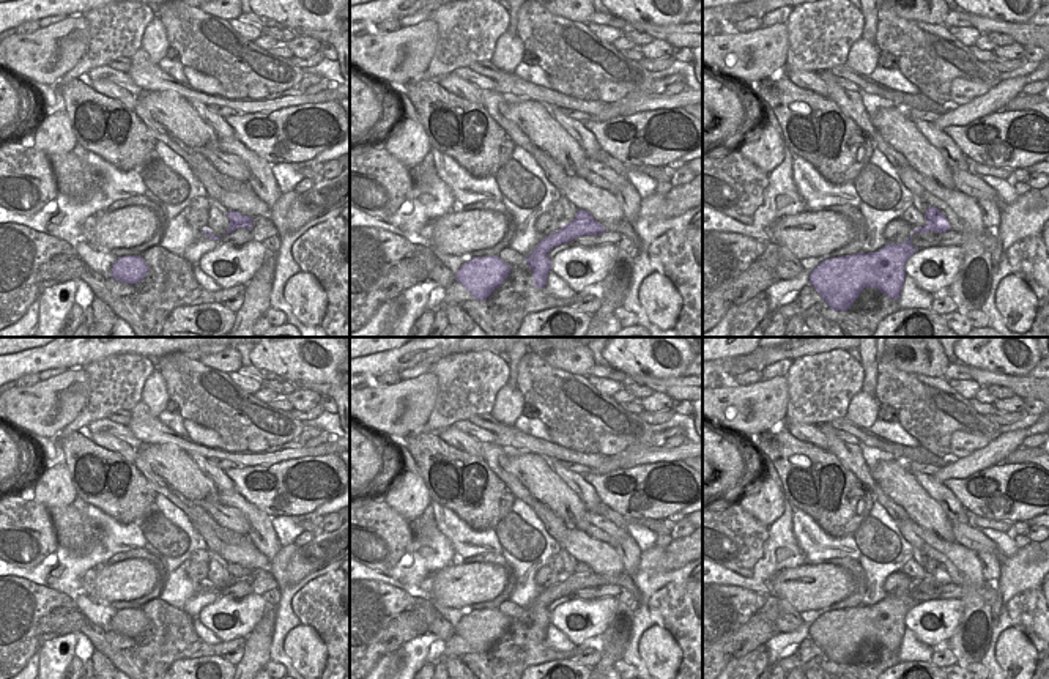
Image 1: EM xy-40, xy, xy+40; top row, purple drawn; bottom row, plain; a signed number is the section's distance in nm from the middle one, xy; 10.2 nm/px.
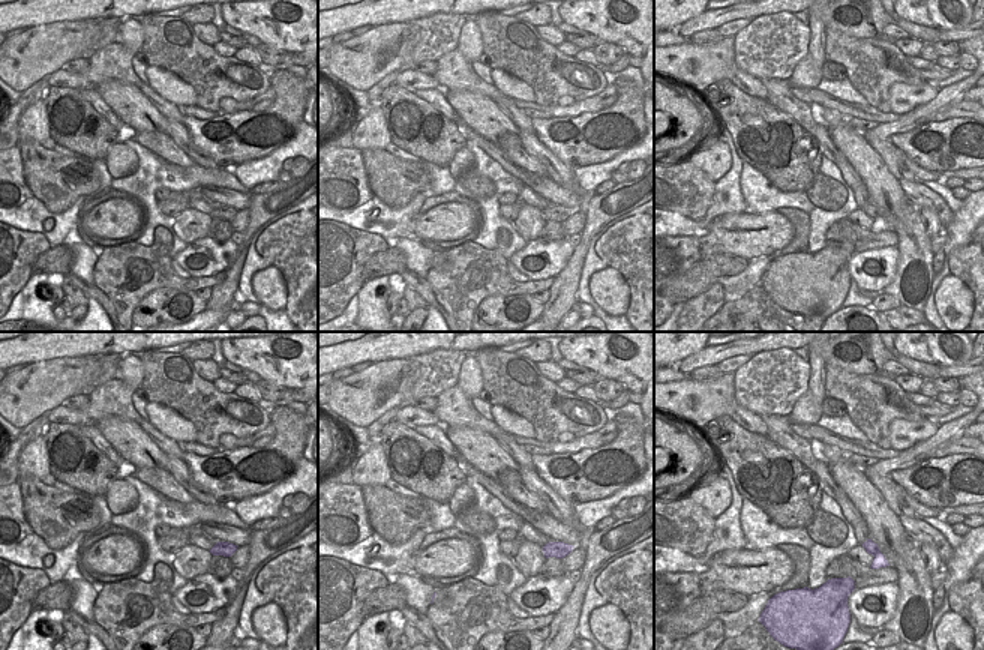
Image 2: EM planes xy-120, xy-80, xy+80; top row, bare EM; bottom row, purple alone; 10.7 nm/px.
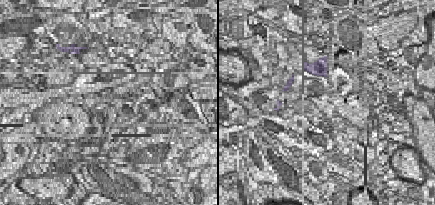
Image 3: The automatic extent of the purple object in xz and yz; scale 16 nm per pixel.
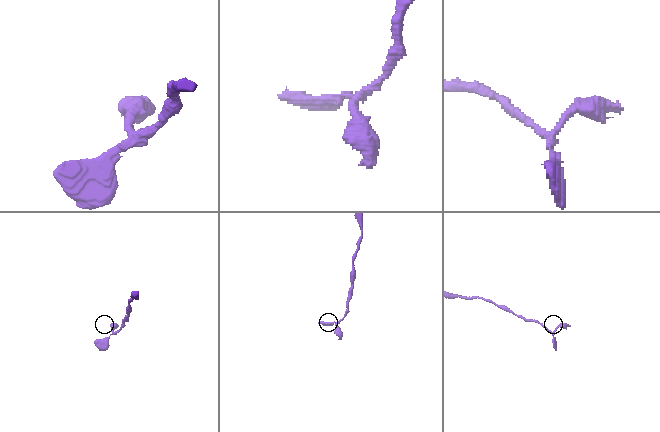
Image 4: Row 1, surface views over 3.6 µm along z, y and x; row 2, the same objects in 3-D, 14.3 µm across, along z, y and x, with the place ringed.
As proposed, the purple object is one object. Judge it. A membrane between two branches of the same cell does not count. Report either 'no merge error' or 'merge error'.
merge error

